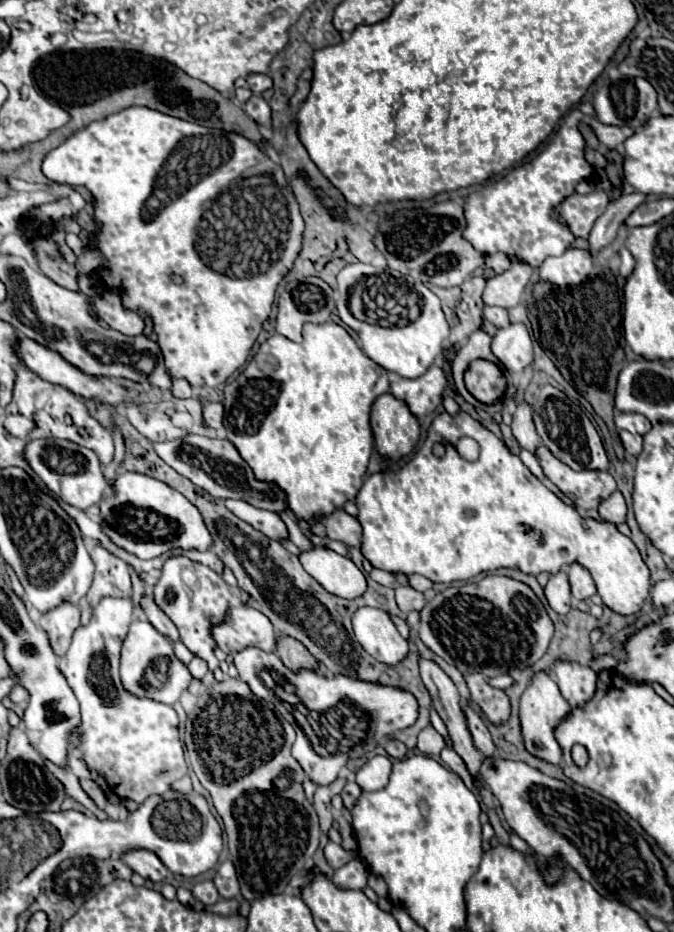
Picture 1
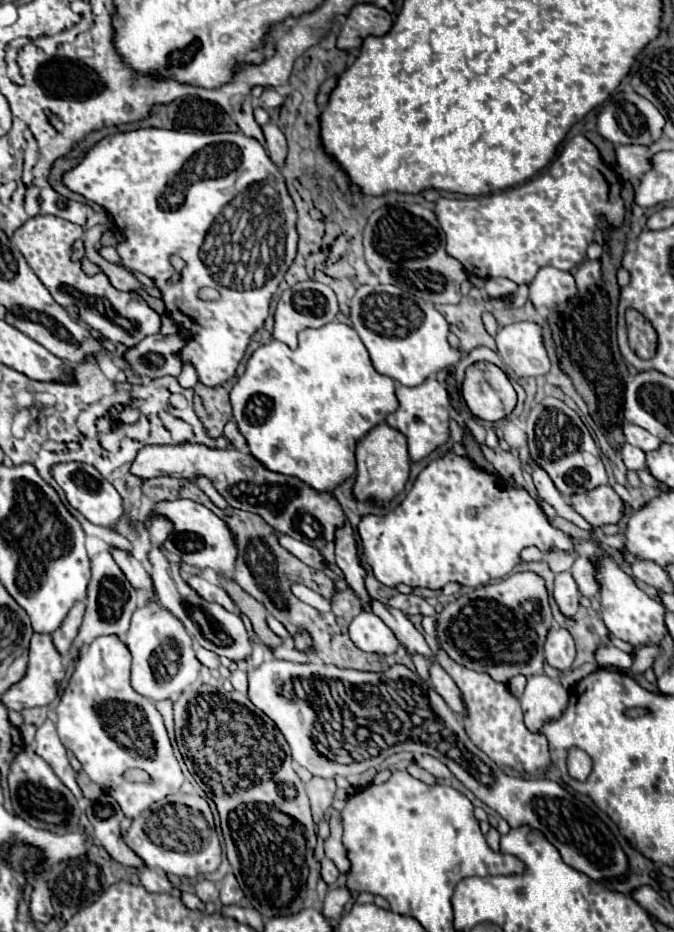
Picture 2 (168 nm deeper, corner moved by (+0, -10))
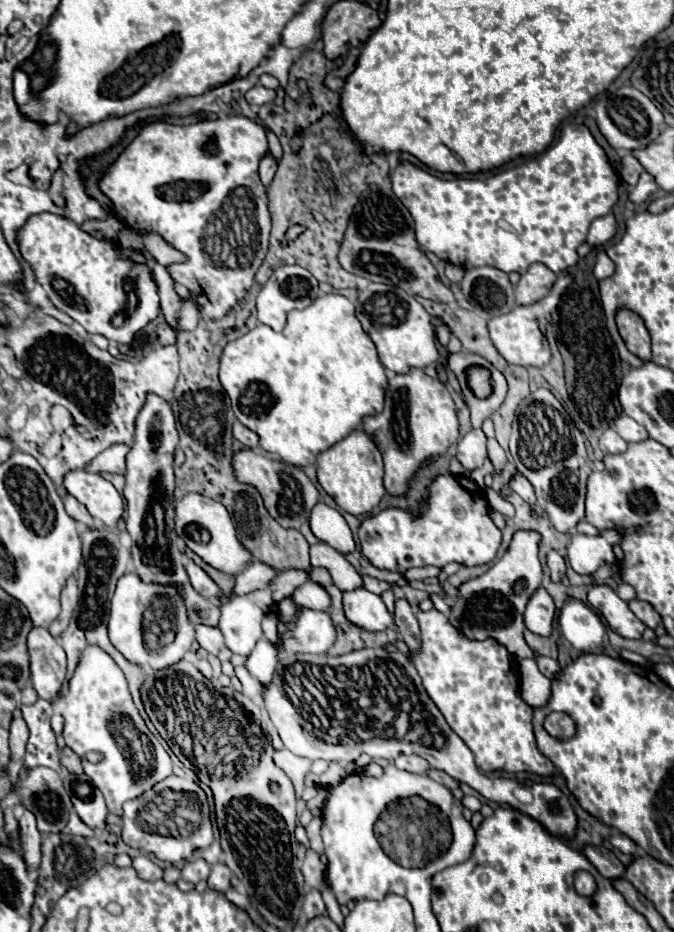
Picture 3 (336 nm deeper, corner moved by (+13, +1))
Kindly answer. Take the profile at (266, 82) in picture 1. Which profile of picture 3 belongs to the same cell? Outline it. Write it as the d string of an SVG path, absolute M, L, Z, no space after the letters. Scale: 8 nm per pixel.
M256 84L254 88L250 88L250 90L246 92L246 100L248 100L248 104L252 104L252 106L262 106L262 104L266 104L266 102L272 102L274 98L276 98L276 92L274 92L274 90L268 90L268 88L260 86L260 84Z

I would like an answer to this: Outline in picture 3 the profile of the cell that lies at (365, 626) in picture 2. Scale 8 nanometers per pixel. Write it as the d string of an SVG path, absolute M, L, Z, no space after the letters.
M364 588L344 592L344 614L352 624L358 624L366 632L382 632L394 626L382 598Z

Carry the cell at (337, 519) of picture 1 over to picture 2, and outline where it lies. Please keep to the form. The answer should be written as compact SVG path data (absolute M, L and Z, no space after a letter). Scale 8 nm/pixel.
M191 443L143 447L133 459L129 471L139 479L155 479L169 475L195 481L197 475L205 475L215 483L217 491L231 507L253 511L261 515L275 531L313 547L319 547L319 541L333 541L335 529L345 521L345 513L335 501L335 497L331 497L329 493L315 491L297 477L269 471L251 453L241 453L237 449L211 449L205 445Z

